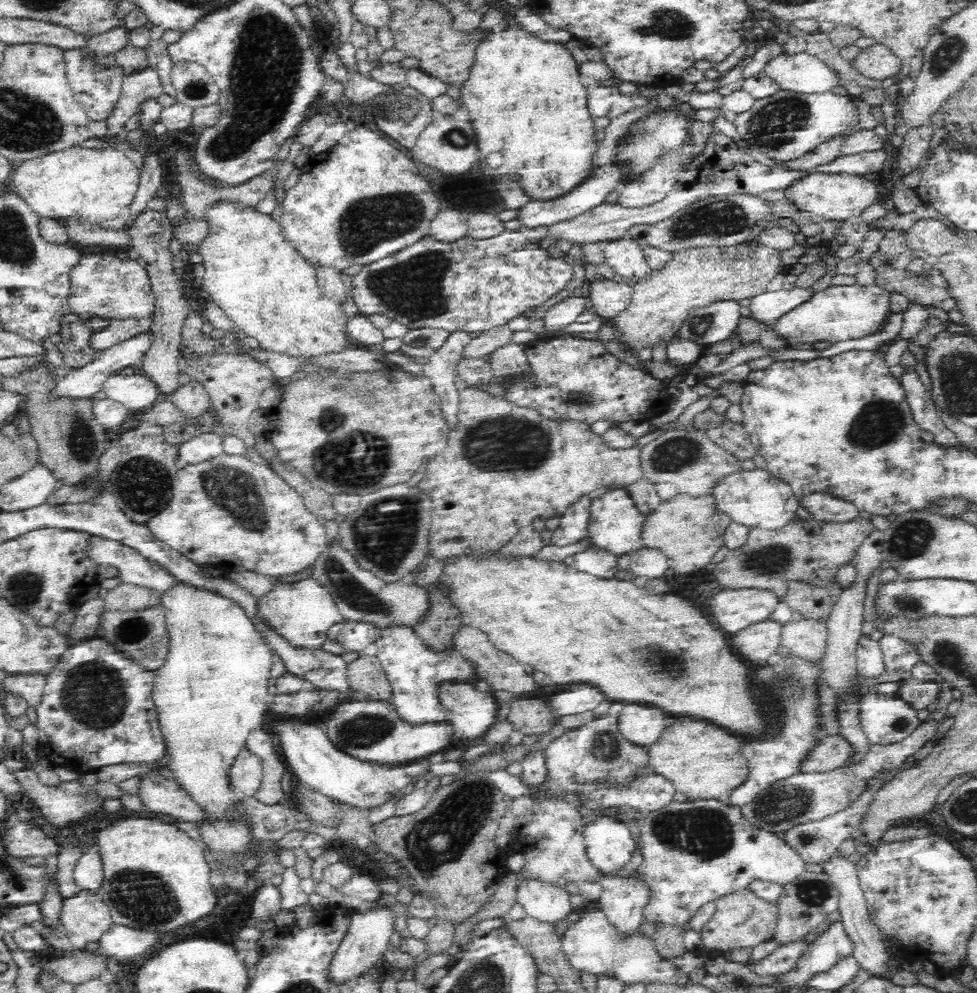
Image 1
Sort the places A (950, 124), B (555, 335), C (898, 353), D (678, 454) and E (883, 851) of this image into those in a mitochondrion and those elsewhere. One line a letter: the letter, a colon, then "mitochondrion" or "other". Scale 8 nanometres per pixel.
A: other
B: other
C: other
D: mitochondrion
E: other

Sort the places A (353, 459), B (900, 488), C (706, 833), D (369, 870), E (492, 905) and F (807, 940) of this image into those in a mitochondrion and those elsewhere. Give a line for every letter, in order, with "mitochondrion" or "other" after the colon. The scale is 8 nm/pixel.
A: mitochondrion
B: other
C: mitochondrion
D: other
E: other
F: other

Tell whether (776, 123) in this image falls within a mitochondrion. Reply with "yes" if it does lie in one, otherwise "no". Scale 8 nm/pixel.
yes

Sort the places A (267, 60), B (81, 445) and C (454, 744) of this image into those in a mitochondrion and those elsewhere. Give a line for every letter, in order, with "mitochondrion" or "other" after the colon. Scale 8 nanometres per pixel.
A: mitochondrion
B: mitochondrion
C: other

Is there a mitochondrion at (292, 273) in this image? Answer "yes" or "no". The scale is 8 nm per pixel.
no

